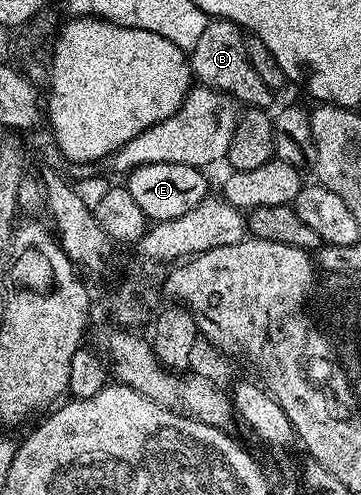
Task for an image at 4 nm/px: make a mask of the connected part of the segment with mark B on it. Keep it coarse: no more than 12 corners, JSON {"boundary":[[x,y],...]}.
{"boundary":[[210,19],[188,57],[198,85],[265,110],[275,92],[239,25]]}

